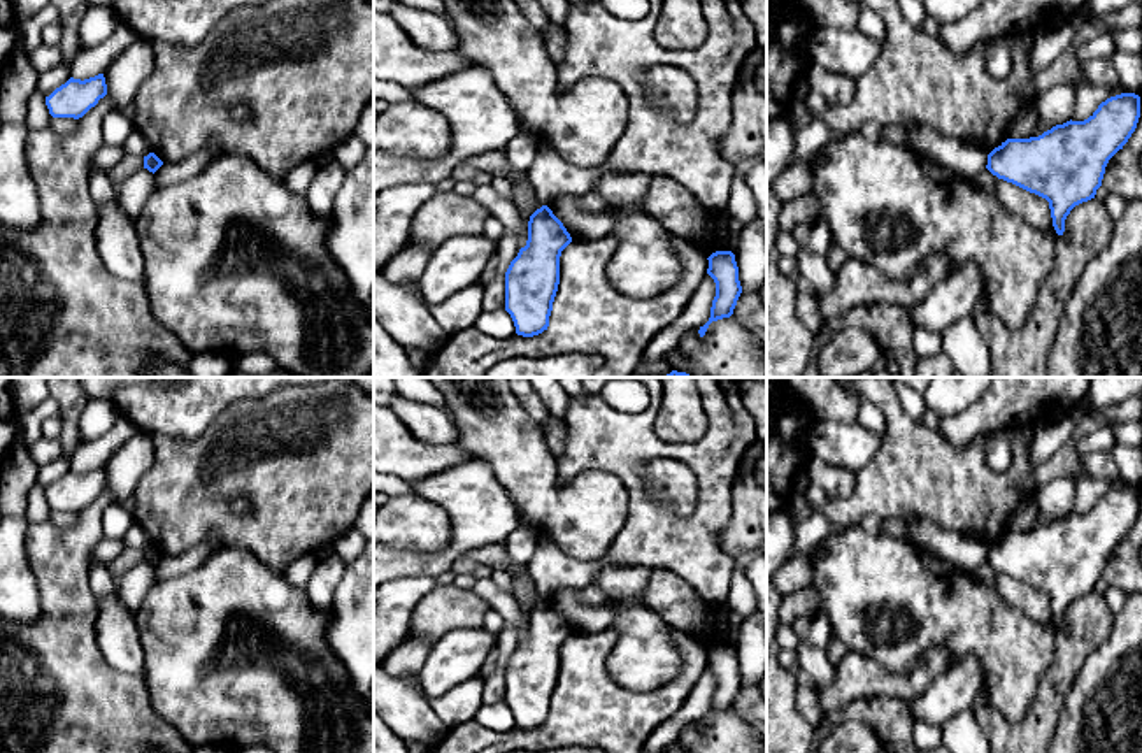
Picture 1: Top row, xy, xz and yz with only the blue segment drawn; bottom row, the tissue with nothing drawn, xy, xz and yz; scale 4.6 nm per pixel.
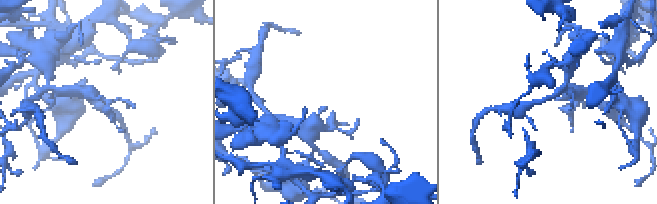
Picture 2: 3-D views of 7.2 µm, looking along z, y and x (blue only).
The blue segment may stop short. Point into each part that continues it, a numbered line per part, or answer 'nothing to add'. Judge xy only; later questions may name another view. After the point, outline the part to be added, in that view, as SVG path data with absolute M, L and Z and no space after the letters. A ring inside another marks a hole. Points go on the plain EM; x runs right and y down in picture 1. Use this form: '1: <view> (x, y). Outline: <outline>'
nothing to add

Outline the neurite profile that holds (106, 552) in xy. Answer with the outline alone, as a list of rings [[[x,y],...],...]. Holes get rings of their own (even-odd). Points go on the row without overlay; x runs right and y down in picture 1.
[[[102,537],[98,544],[93,548],[89,562],[91,565],[100,562],[103,565],[112,563],[116,558],[119,558],[125,551],[123,539],[111,541],[107,537]]]

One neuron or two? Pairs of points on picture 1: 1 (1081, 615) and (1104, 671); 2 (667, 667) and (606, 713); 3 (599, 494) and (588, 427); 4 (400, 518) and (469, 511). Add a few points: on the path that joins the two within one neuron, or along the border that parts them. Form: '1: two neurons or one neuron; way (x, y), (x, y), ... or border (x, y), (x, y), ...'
1: two neurons; border (1116, 616), (1111, 634), (1083, 662), (1072, 685)
2: two neurons; border (606, 664), (634, 690), (676, 676)
3: two neurons; border (555, 458), (562, 481), (607, 471), (628, 494)
4: two neurons; border (414, 492), (449, 518), (449, 543), (435, 553)

